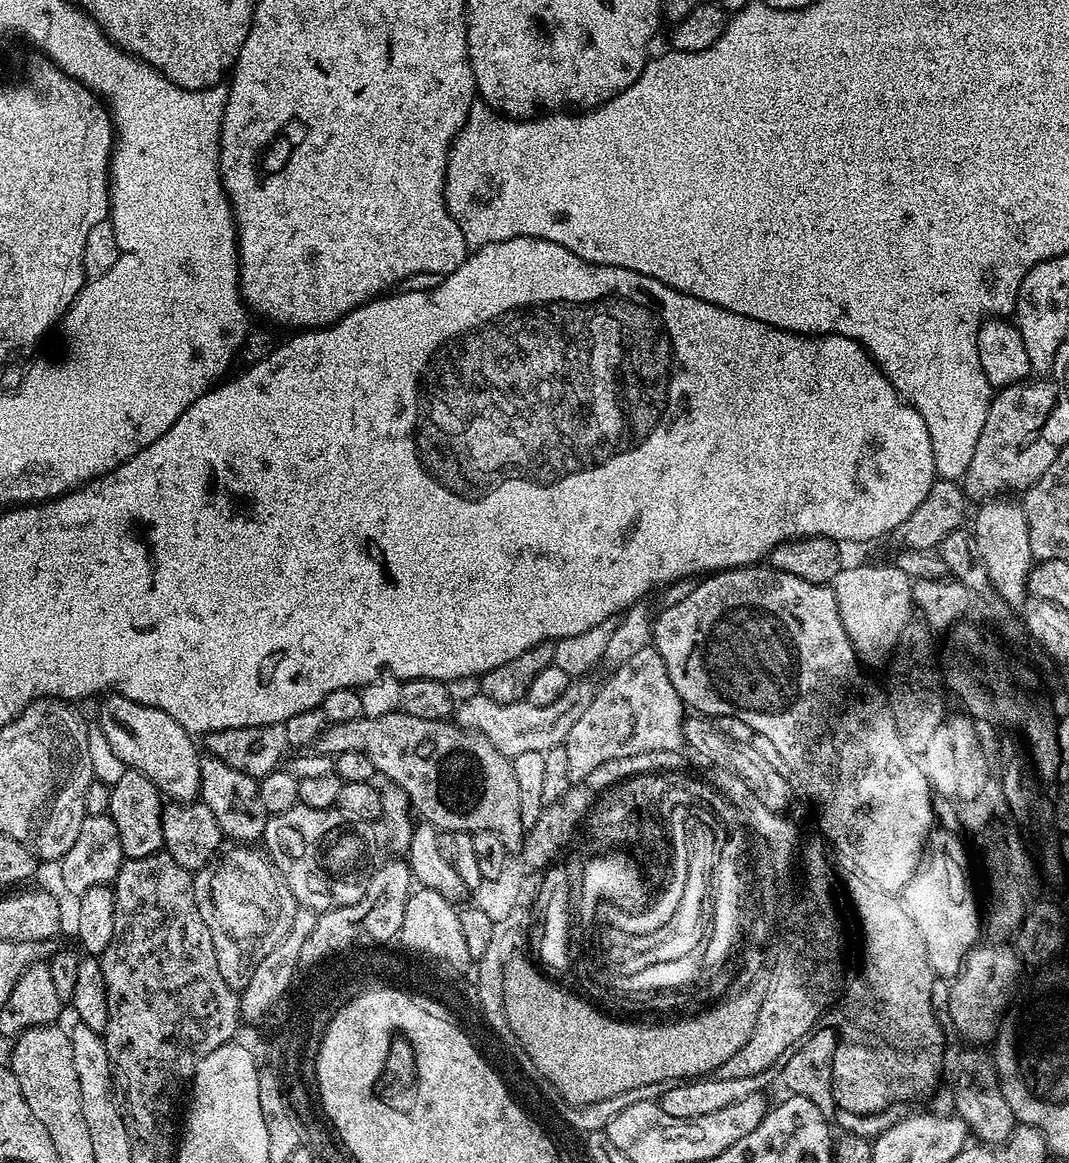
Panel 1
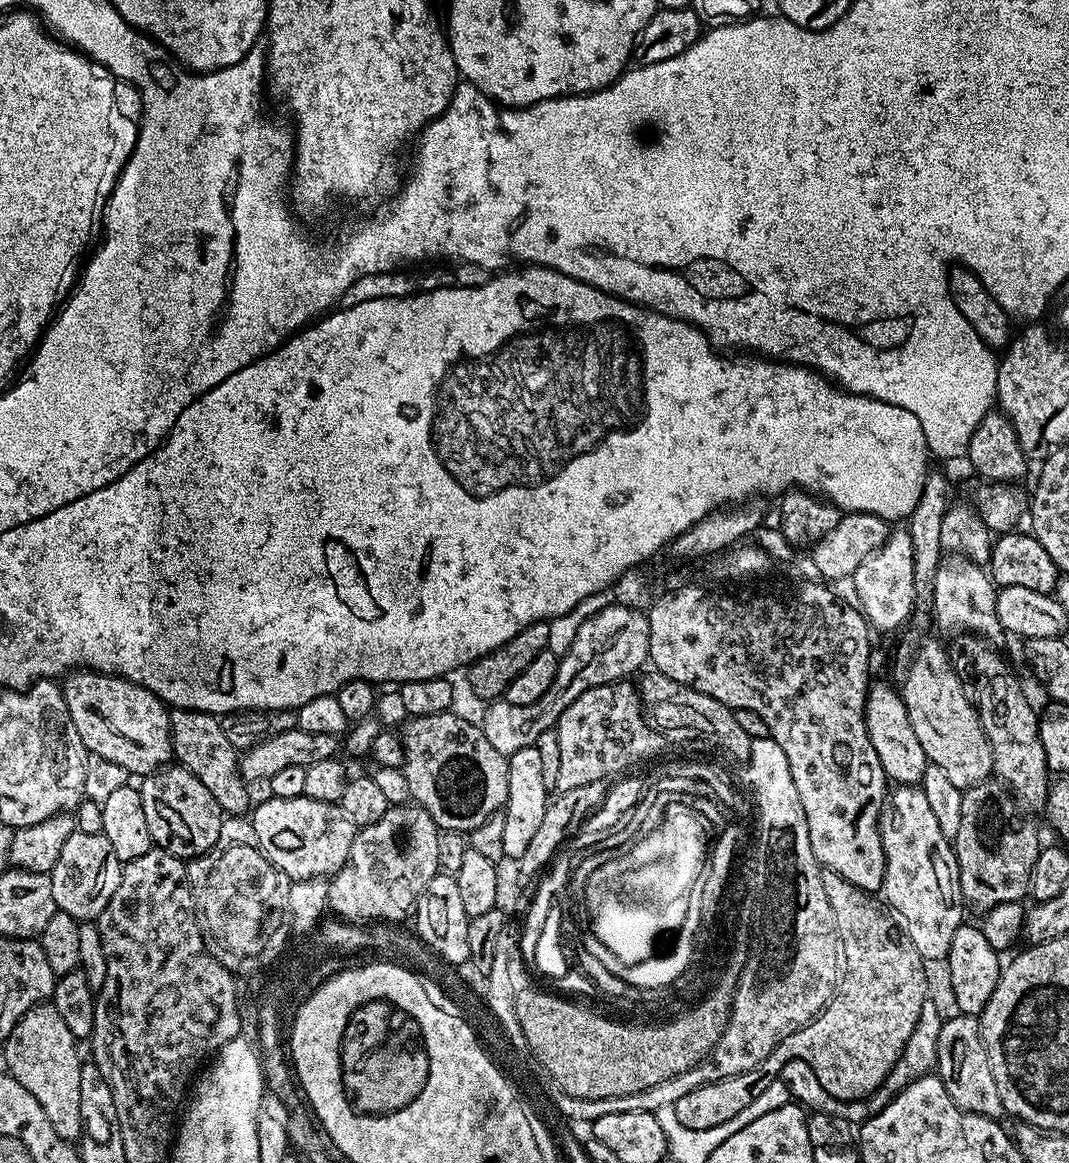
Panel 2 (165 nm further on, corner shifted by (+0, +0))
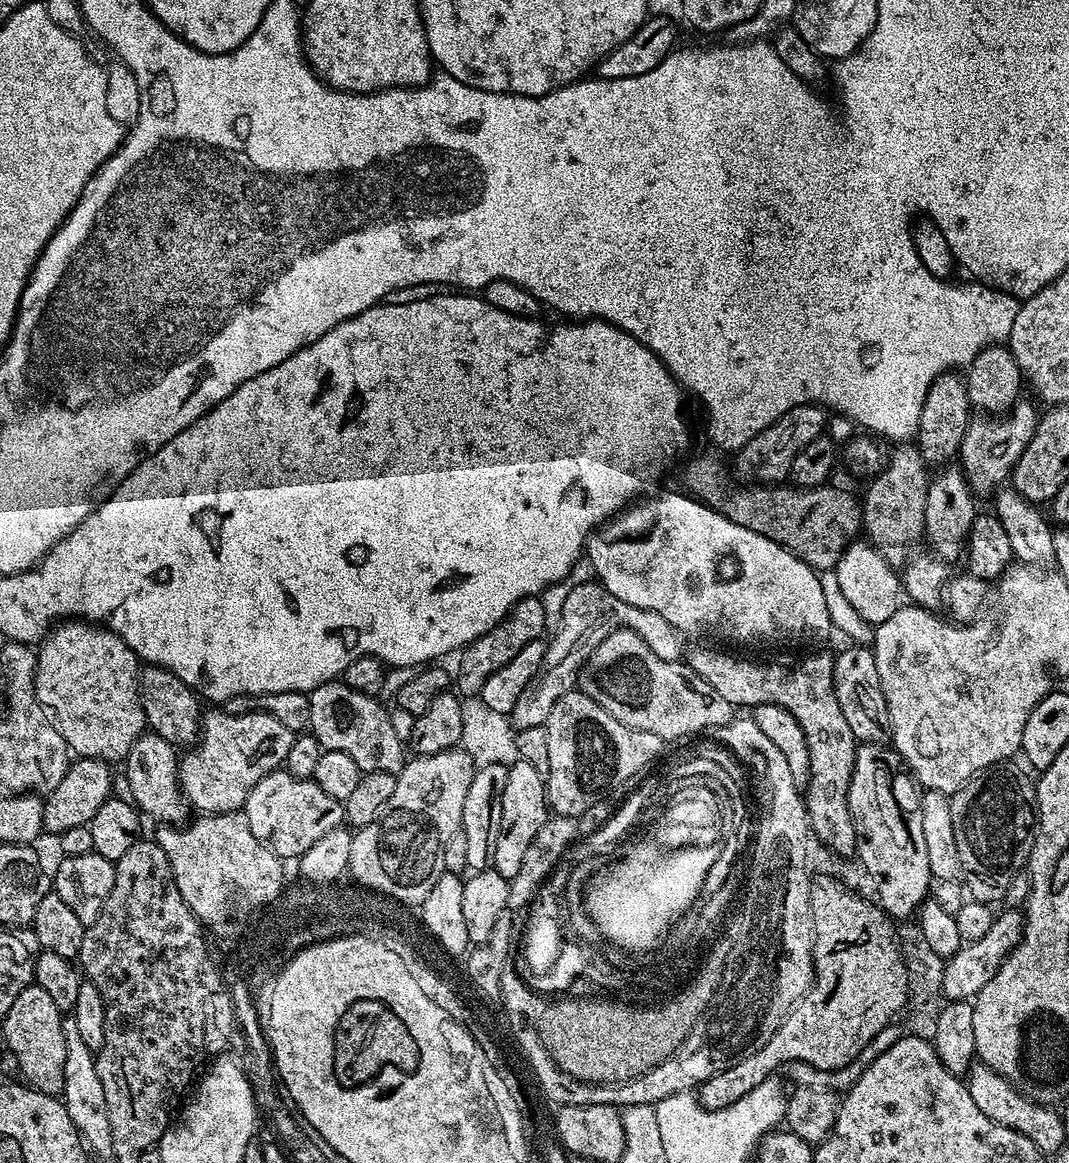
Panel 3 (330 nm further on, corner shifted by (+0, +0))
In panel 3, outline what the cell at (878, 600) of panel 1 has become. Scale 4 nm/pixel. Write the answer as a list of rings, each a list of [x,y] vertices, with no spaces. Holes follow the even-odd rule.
[[[904,442],[893,448],[896,449],[887,457],[886,467],[871,477],[872,485],[862,496],[862,524],[866,532],[868,528],[866,536],[871,545],[879,549],[891,565],[900,566],[909,555],[908,547],[925,539],[924,511],[930,474],[926,472],[924,456],[915,443]]]

